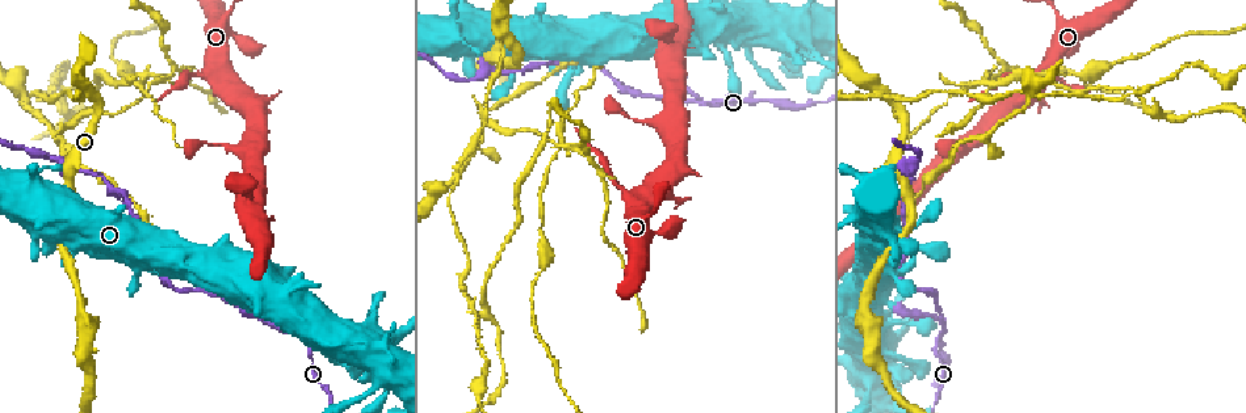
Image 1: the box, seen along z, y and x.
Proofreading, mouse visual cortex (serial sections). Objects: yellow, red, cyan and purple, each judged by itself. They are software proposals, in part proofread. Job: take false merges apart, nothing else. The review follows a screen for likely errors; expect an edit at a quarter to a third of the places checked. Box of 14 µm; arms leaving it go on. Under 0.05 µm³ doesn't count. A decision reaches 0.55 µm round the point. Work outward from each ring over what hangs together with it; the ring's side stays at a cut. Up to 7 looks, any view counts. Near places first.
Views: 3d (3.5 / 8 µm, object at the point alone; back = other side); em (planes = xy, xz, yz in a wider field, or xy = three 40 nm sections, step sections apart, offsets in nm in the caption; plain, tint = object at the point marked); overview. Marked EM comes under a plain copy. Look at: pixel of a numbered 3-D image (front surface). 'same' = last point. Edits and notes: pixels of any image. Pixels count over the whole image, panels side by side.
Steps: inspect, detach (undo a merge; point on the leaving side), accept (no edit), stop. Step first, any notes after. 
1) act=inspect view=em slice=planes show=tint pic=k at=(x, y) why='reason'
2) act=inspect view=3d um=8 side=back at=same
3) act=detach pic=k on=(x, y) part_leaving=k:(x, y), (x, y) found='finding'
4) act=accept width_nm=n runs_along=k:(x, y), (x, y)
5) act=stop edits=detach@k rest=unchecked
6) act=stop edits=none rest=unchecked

act=inspect view=3d um=3.5 pic=1 at=(704, 101) why='side arm on a straight run'

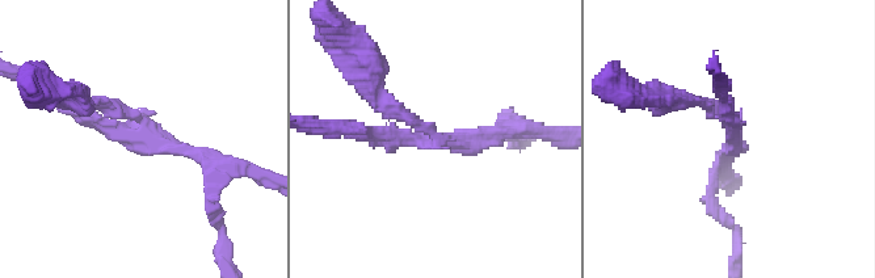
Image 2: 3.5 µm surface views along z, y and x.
act=inspect view=em slice=planes show=tint pic=2 at=(438, 143) arms=3 arm_widths_nm=150,200,200 why='now the EM'

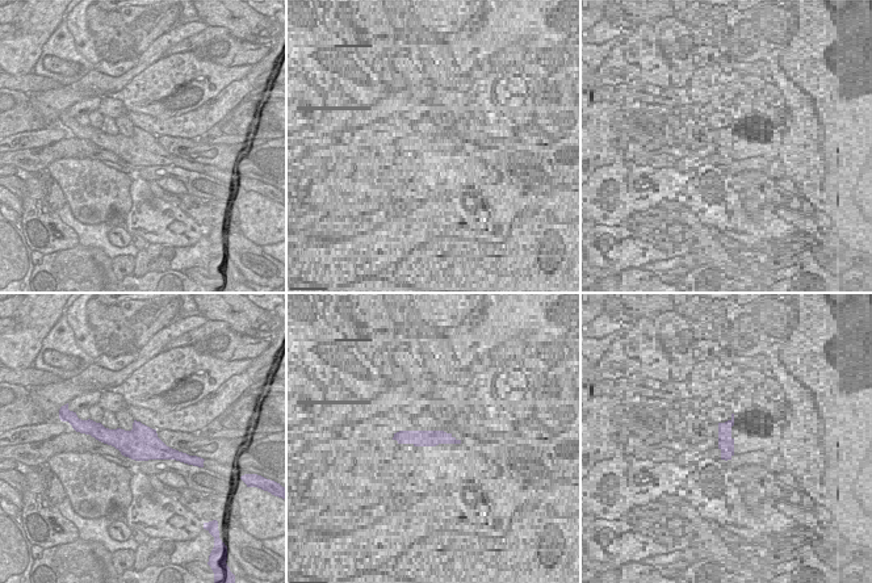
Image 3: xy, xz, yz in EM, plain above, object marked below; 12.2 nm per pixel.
act=accept runs_along=2:(215, 171), (66, 99) found='all the same cell'

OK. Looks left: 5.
act=inspect view=3d um=3.5 pic=1 at=(222, 67) why='three arms meet'

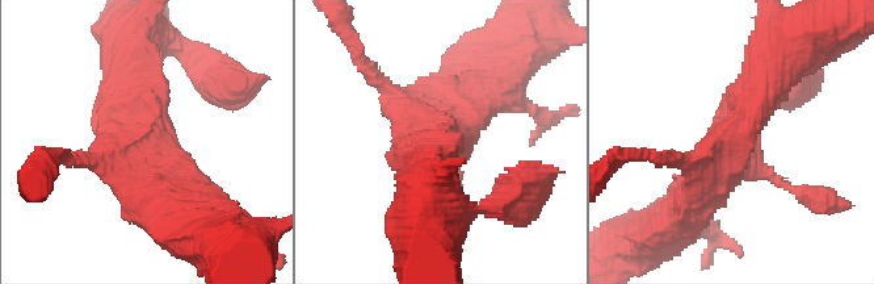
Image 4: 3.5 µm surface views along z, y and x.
act=inspect view=em slice=xy step=1 show=tint pic=4 at=(145, 143)

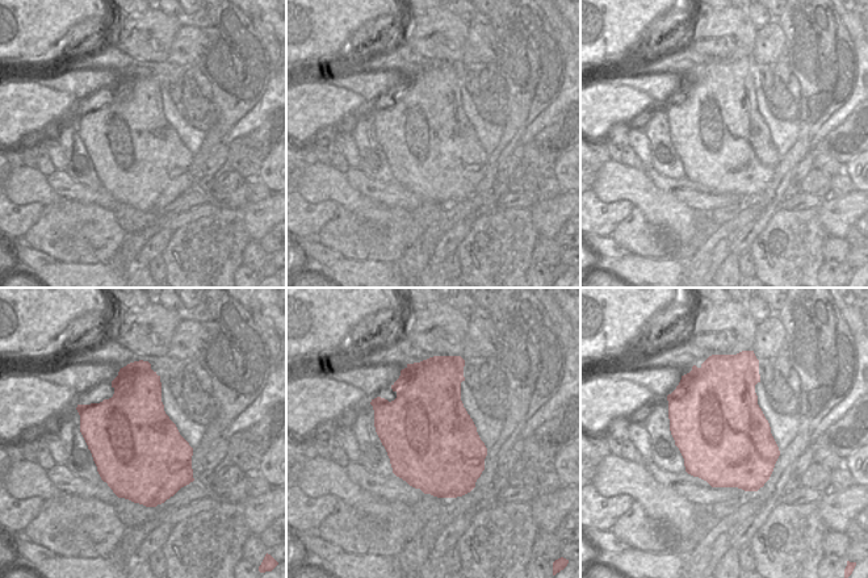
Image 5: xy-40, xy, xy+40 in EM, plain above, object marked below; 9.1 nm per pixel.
act=accept found='continuous, no second cell'

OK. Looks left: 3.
act=inspect view=3d um=3.5 pic=1 at=(512, 44) why='four arms meet'

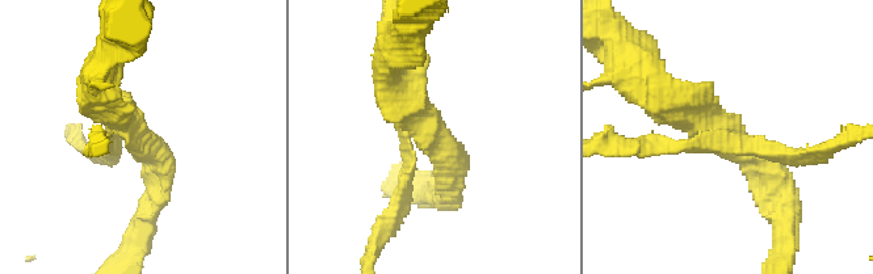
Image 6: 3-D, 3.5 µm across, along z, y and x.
act=detach pic=6 on=(651, 140) arms=4 part_leaving=6:(743, 136), (780, 152), (825, 152), (851, 136) found='a second cell is stuck on'

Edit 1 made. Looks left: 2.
act=stop edits=detach@6 rest=unchecked

